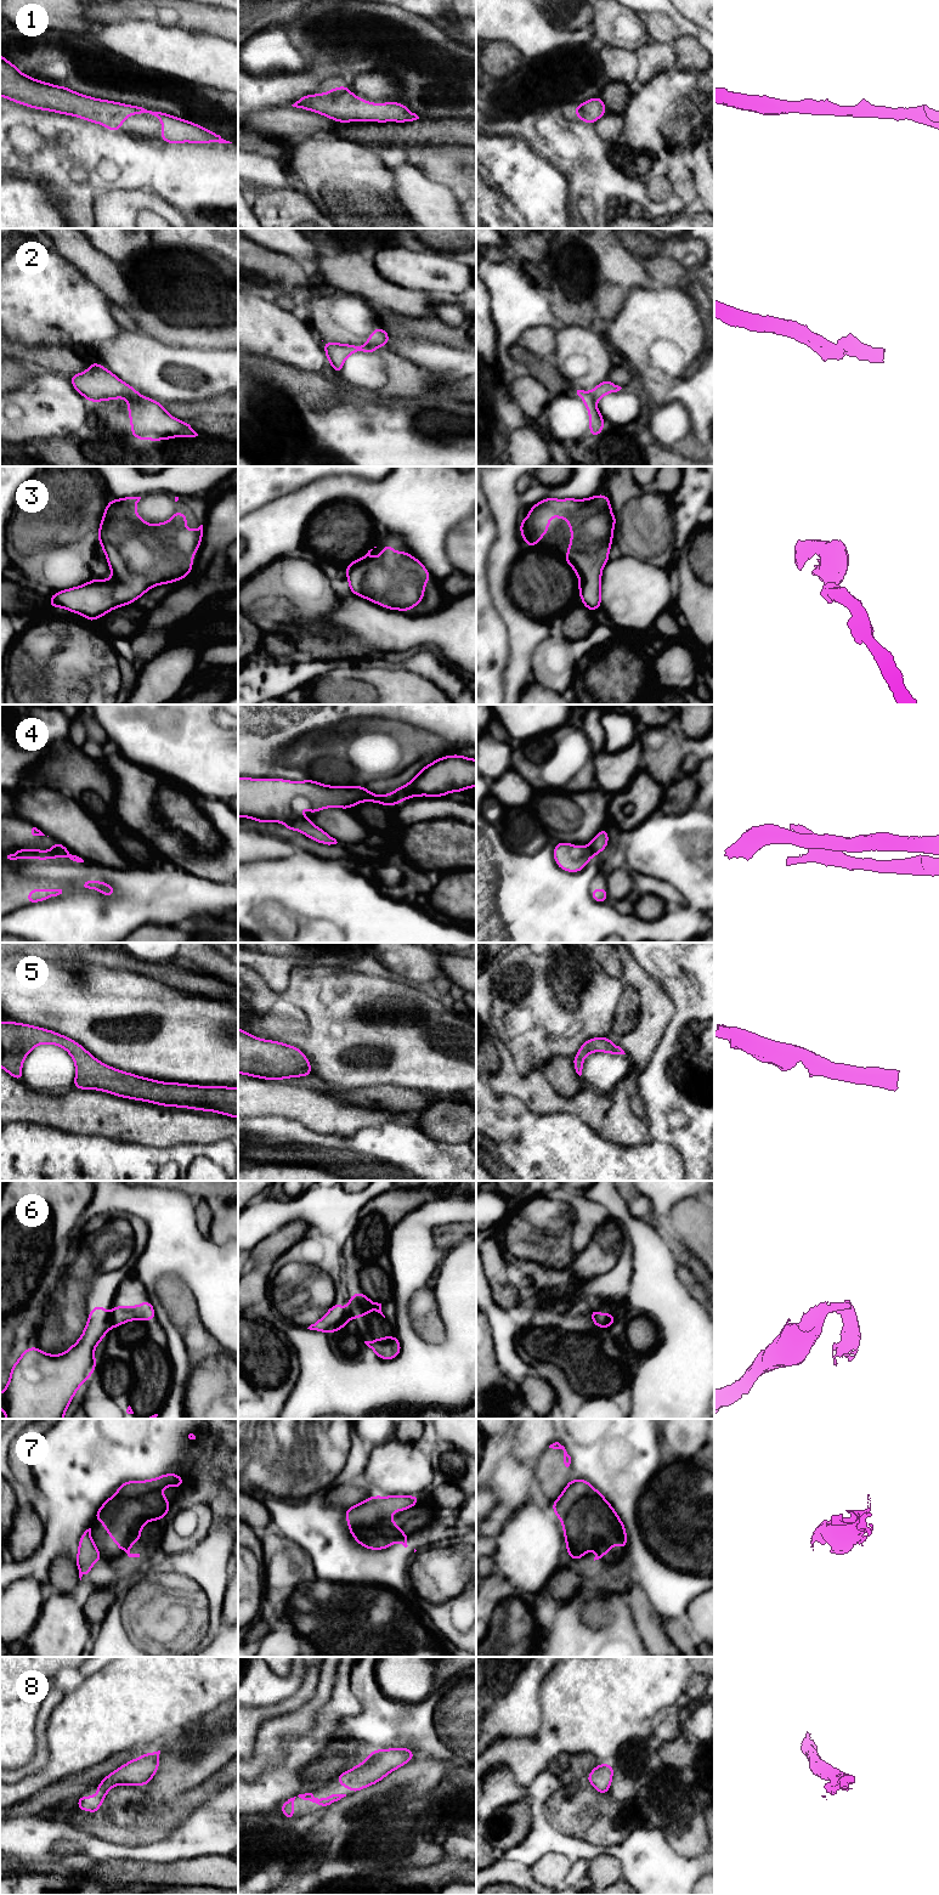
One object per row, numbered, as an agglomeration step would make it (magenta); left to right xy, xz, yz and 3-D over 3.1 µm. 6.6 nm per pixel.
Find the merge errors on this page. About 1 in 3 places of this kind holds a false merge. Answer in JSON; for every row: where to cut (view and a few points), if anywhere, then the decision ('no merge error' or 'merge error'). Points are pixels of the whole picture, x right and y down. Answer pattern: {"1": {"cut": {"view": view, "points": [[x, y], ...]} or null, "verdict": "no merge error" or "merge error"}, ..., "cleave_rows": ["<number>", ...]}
{"1": {"cut": null, "verdict": "no merge error"}, "2": {"cut": {"view": "xy", "points": [[137, 395], [128, 401]]}, "verdict": "merge error"}, "3": {"cut": null, "verdict": "no merge error"}, "4": {"cut": {"view": "xz", "points": [[299, 812], [286, 822]]}, "verdict": "merge error"}, "5": {"cut": null, "verdict": "no merge error"}, "6": {"cut": {"view": "xz", "points": [[346, 1310], [348, 1319]]}, "verdict": "merge error"}, "7": {"cut": null, "verdict": "no merge error"}, "8": {"cut": null, "verdict": "no merge error"}, "cleave_rows": ["2", "4", "6"]}

